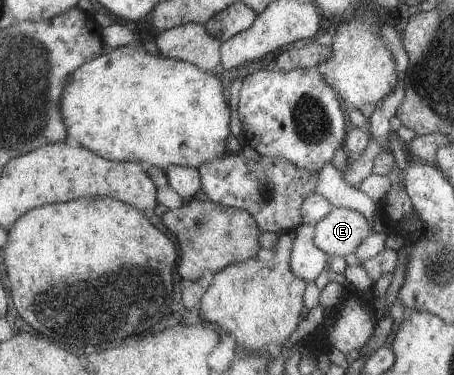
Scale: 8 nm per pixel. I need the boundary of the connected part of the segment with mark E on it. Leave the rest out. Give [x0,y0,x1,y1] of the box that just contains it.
[315,208,373,257]

